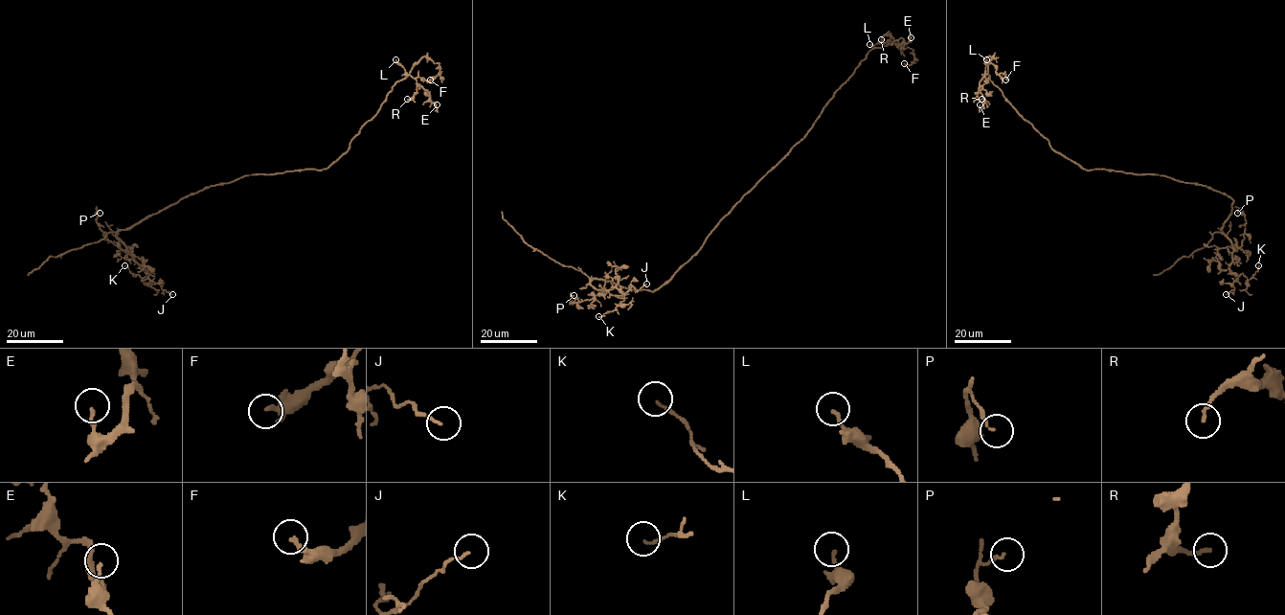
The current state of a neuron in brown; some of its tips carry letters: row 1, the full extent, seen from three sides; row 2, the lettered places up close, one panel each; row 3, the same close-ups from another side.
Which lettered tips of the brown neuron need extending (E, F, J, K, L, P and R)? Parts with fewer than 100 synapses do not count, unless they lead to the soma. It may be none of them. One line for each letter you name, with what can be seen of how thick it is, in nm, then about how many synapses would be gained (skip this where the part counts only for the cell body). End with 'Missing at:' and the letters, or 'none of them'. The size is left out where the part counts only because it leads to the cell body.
Missing at: none of them

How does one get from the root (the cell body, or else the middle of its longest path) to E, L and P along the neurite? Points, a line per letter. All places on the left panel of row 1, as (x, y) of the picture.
E: (261, 174), (326, 170), (349, 149), (392, 88), (408, 75), (437, 104)
L: (261, 174), (322, 170), (335, 161), (377, 112), (392, 88), (408, 75), (395, 59)
P: (261, 174), (211, 185), (121, 229), (116, 236), (126, 251), (106, 239), (96, 220), (96, 208), (100, 213)

